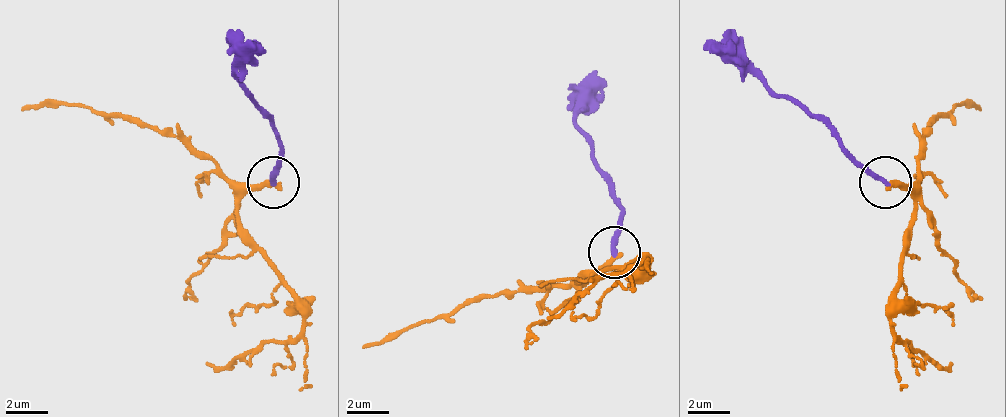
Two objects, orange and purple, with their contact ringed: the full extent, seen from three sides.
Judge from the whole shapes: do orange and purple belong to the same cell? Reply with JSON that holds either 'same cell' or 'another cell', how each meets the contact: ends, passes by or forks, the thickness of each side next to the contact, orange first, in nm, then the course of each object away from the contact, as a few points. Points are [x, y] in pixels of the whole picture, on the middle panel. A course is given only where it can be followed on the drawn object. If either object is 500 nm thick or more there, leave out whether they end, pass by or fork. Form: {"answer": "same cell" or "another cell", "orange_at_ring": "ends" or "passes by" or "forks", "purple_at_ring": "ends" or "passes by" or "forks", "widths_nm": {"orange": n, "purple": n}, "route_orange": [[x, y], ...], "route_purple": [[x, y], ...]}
{"answer": "another cell", "orange_at_ring": "ends", "purple_at_ring": "ends", "widths_nm": {"orange": 320, "purple": 280}, "route_orange": [[613, 256], [582, 282], [576, 277], [644, 256], [623, 272], [602, 272], [545, 318]], "route_purple": [[613, 251], [618, 199], [576, 121], [597, 69]]}

